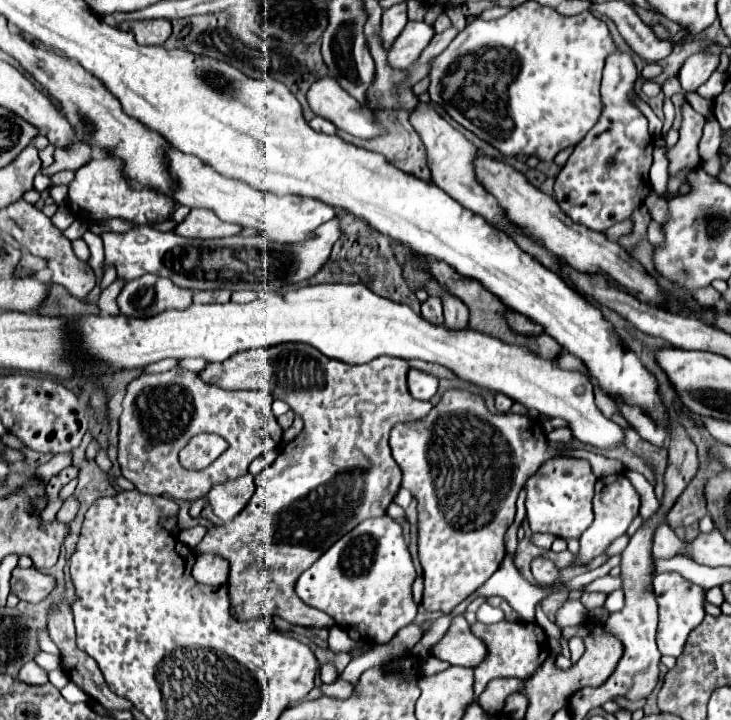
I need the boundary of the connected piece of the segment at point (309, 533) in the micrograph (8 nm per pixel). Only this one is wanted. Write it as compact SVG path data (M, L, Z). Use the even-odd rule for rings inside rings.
M293 342L277 344L271 348L243 350L233 354L229 362L233 362L233 358L241 358L241 366L237 366L237 370L241 370L241 374L237 374L237 382L229 382L229 378L221 374L221 370L229 370L225 362L209 362L199 372L199 378L225 390L267 388L275 400L281 398L287 402L291 410L303 418L305 426L293 442L283 446L277 460L269 464L259 476L255 476L257 490L249 504L231 522L225 522L223 526L211 526L205 538L197 544L195 552L211 552L229 560L231 572L227 586L231 592L231 612L235 618L249 620L255 616L281 616L287 622L299 626L331 628L335 622L325 612L315 610L297 598L295 580L357 524L367 518L387 514L389 504L401 488L401 468L393 462L389 432L399 422L425 418L433 406L431 402L411 396L407 388L407 372L411 366L401 358L375 358L373 362L361 366L349 366L345 362L325 358L321 352L313 350L313 346Z

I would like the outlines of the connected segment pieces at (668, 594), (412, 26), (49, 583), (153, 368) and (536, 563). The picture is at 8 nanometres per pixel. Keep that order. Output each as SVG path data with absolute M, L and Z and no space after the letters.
M667 572L667 574L657 574L655 576L655 598L657 598L657 604L659 604L659 628L657 628L657 646L659 646L659 652L663 656L679 656L683 652L683 646L685 646L685 640L689 636L689 632L701 624L703 616L705 616L705 590L689 580L685 580L679 572Z
M407 22L395 44L387 52L387 60L393 68L407 70L427 48L435 30L425 22Z
M15 568L11 576L11 592L19 596L19 600L39 602L43 600L55 586L51 576L41 574L37 568Z
M166 358L160 360L159 362L155 362L152 364L147 365L143 372L145 373L154 373L154 372L164 372L168 371L174 367L177 367L180 360L173 359L173 358Z
M543 556L531 562L531 572L537 584L553 584L559 578L559 568L549 558L543 558Z

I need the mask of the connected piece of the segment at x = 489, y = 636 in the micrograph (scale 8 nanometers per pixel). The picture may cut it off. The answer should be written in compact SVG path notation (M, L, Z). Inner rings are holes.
M497 622L497 624L473 624L473 632L487 644L489 654L481 666L477 666L475 672L475 686L473 692L479 696L485 686L495 678L529 678L537 666L549 656L547 648L547 634L539 624L527 624L527 622Z

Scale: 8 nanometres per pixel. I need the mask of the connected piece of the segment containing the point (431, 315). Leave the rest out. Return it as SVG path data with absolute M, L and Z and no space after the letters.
M429 296L423 304L421 304L421 314L429 320L435 322L443 322L443 308L441 308L441 300L437 296Z

